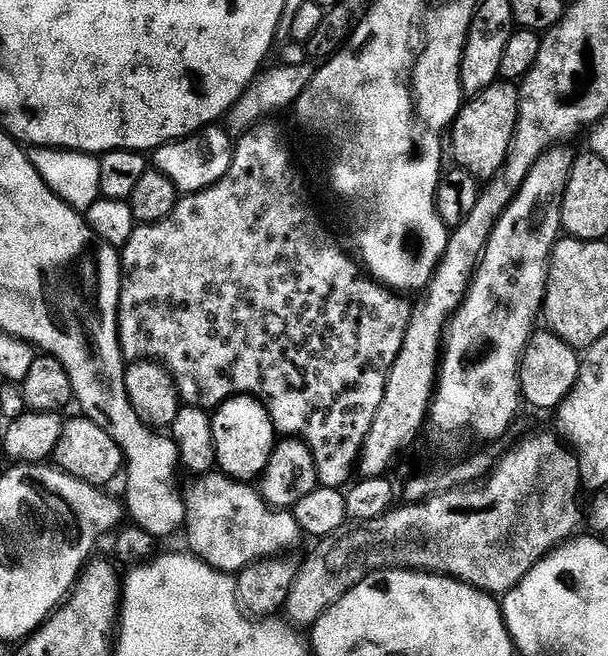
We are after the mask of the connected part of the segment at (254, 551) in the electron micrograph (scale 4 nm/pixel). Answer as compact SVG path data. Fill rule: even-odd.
M204 474L193 480L196 481L189 486L188 493L183 493L182 496L182 521L184 520L184 528L188 531L187 551L215 568L217 573L237 574L236 572L242 571L247 564L259 565L297 547L296 539L301 539L302 533L291 511L277 510L269 506L258 492L256 497L254 489L247 488L244 482L224 474Z

